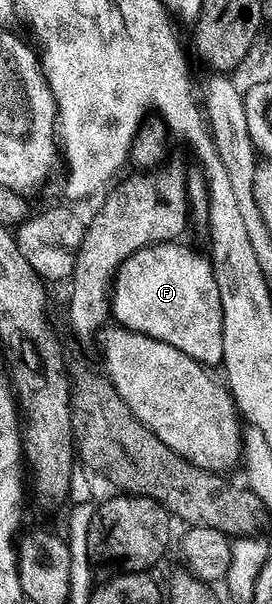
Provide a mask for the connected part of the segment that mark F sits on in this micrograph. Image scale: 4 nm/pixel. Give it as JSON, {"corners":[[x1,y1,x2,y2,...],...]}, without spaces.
{"corners":[[155,244,132,256,118,270,112,287,112,318,119,327,147,334,158,342,176,347,190,358,211,364,223,357,222,345,222,288,216,266,183,244]]}

